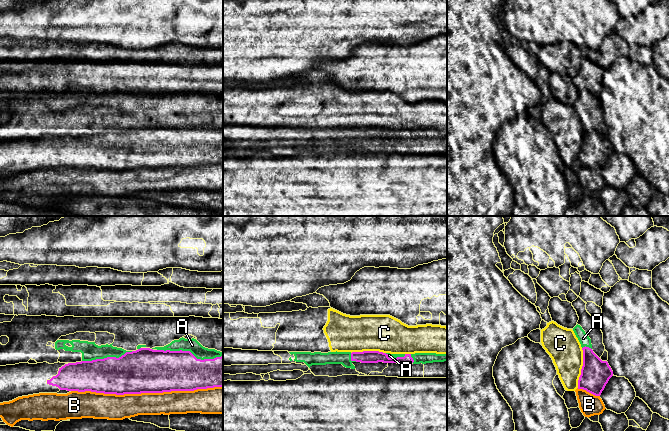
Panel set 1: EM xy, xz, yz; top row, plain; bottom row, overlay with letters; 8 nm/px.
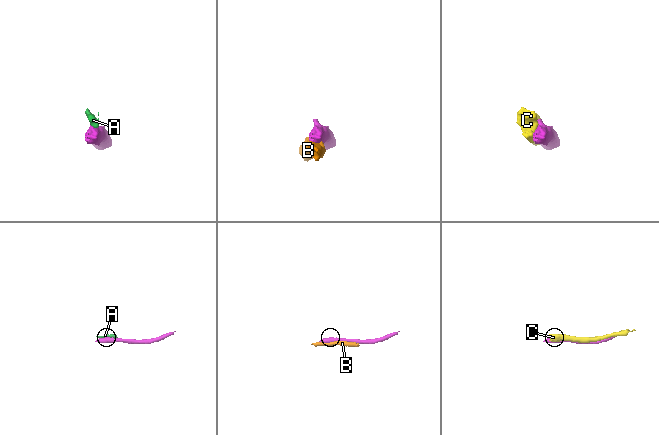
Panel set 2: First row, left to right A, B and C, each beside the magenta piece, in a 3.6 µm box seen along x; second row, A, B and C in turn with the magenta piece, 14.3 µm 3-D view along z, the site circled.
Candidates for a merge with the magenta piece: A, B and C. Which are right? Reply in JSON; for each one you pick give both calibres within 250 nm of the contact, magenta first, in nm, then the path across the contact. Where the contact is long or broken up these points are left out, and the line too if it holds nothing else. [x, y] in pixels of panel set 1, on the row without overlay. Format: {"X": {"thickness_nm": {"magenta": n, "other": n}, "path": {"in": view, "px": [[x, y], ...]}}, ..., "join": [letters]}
{"join": []}

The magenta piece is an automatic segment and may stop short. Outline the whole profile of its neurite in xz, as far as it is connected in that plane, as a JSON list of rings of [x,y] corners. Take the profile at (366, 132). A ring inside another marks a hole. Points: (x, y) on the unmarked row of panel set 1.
[[[363,127],[363,128],[352,128],[351,137],[361,139],[413,139],[414,136],[411,130],[405,130],[404,133],[389,134],[388,130],[379,127]]]

